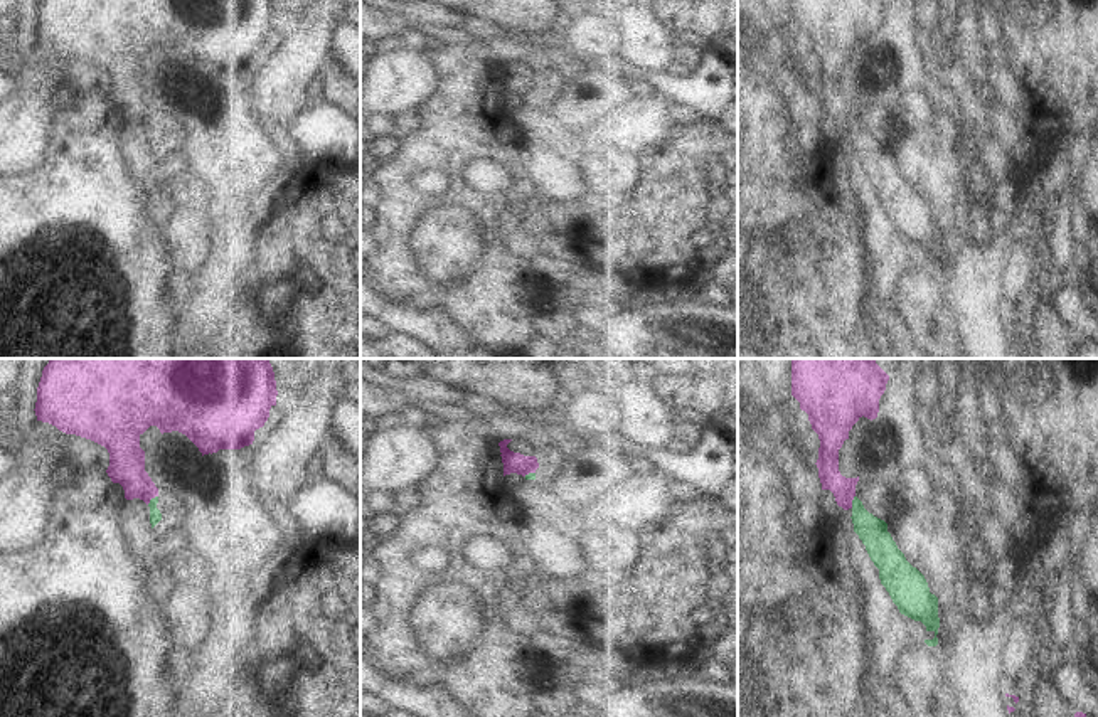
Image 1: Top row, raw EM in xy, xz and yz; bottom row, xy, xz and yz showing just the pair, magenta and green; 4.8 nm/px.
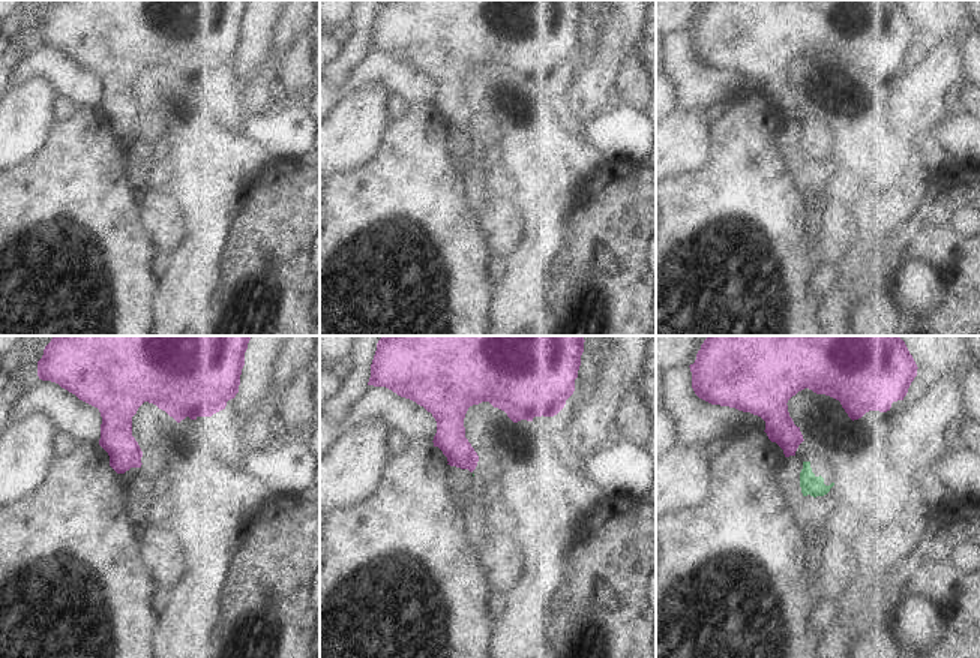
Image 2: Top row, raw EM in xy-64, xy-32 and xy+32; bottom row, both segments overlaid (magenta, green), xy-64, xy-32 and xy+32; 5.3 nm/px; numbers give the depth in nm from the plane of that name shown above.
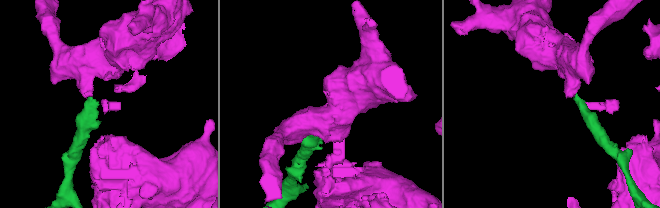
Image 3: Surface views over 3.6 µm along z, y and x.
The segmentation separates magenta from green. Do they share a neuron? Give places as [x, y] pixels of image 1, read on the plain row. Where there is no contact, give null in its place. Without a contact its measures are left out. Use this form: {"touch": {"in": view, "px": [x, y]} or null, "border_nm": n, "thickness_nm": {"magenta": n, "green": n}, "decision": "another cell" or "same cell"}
{"touch": {"in": "xy", "px": [152, 120]}, "border_nm": 70, "thickness_nm": {"magenta": 180, "green": 60}, "decision": "another cell"}

